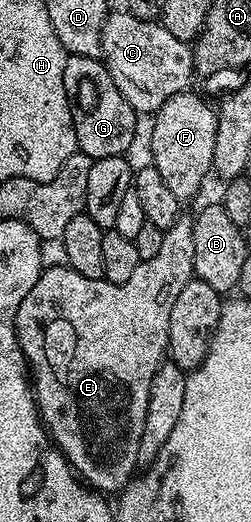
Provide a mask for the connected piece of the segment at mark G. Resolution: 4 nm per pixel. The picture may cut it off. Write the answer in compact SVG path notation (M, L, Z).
M68 55L65 62L65 90L71 103L75 137L79 143L78 151L92 160L130 153L131 143L135 140L137 113L129 106L129 102L125 102L121 90L117 90L102 59Z

